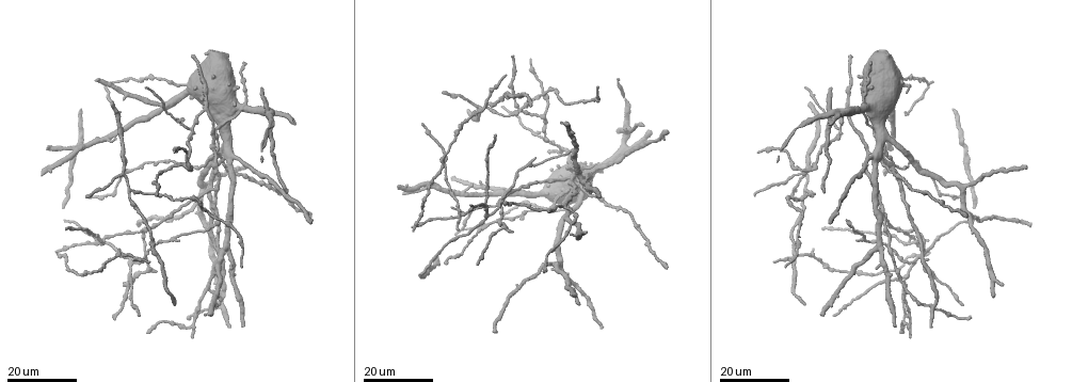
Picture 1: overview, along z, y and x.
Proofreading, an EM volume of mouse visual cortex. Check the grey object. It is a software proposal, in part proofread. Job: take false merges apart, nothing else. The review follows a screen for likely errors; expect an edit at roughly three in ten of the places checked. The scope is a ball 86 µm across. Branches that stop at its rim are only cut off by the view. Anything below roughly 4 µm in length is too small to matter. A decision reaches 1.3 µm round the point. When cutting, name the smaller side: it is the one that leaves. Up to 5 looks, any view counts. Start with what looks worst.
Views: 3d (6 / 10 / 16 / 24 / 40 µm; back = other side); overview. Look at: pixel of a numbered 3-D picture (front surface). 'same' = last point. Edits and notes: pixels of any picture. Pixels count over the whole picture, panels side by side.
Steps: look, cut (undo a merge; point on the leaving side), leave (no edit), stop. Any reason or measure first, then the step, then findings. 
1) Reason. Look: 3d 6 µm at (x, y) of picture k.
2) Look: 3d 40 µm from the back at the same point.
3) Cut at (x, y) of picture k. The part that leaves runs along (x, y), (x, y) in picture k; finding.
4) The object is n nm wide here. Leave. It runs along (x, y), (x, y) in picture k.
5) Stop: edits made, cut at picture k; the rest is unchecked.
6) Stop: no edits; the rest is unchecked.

Four or more arms meet. Look: 3d 24 µm at (459, 217) of picture 1.

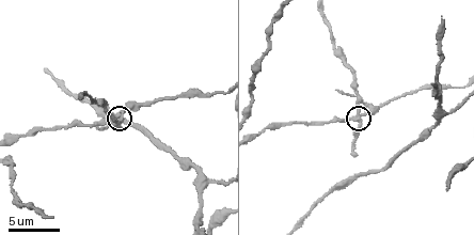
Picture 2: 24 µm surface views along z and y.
Look: 3d 10 µm at (360, 121) of picture 2.

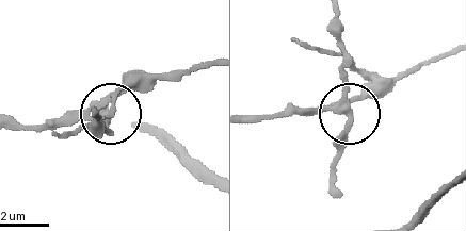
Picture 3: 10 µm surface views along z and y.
4 arms meet here. Cut at (337, 146) of picture 3. The part that leaves runs along (337, 105), (346, 59), (337, 16) in picture 3; a second cell is stuck on.

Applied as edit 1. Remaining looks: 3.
A fork. Look: 3d 16 µm at (192, 130) of picture 1.

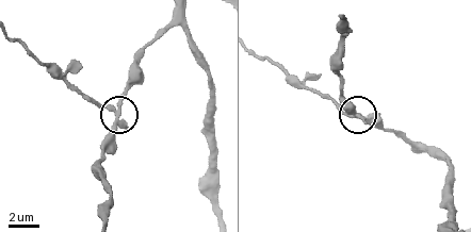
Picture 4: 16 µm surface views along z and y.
Look: 3d 6 µm at (112, 110) of picture 4.

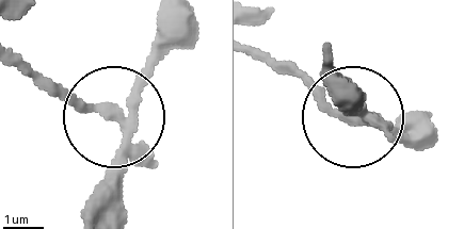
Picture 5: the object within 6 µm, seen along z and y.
3 arms meet here. Cut at (76, 99) of picture 5. The part that leaves runs along (121, 117), (73, 103), (12, 63) in picture 5; two cells meet here.

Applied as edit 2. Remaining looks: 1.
Stop: edits made, cut at picture 3, cut at picture 5; the rest is unchecked.

